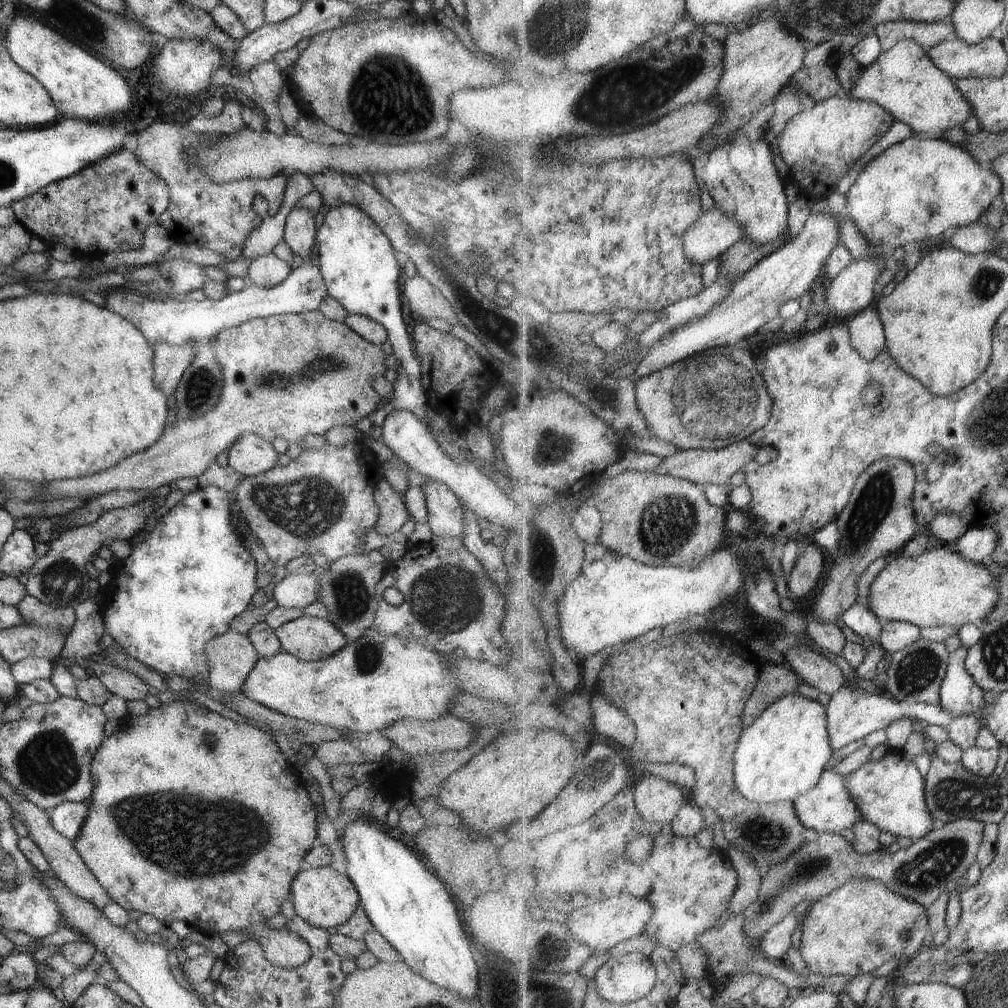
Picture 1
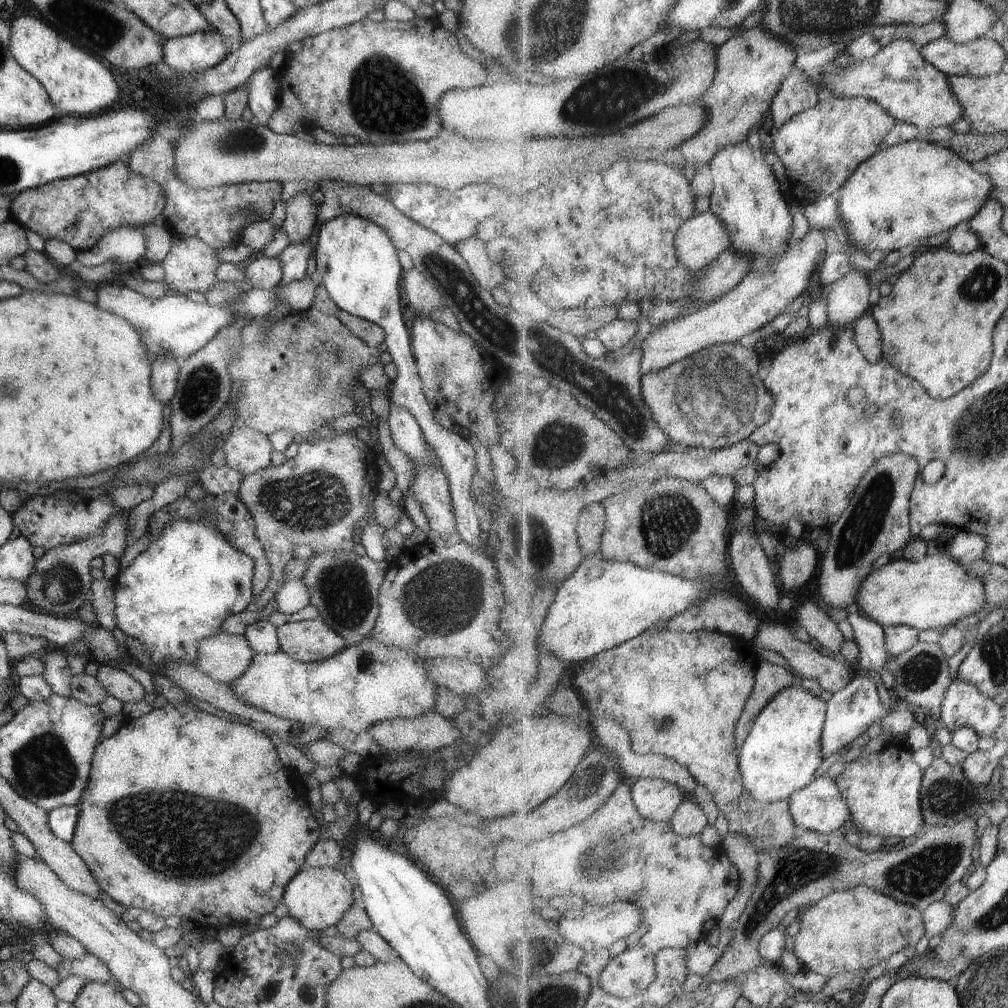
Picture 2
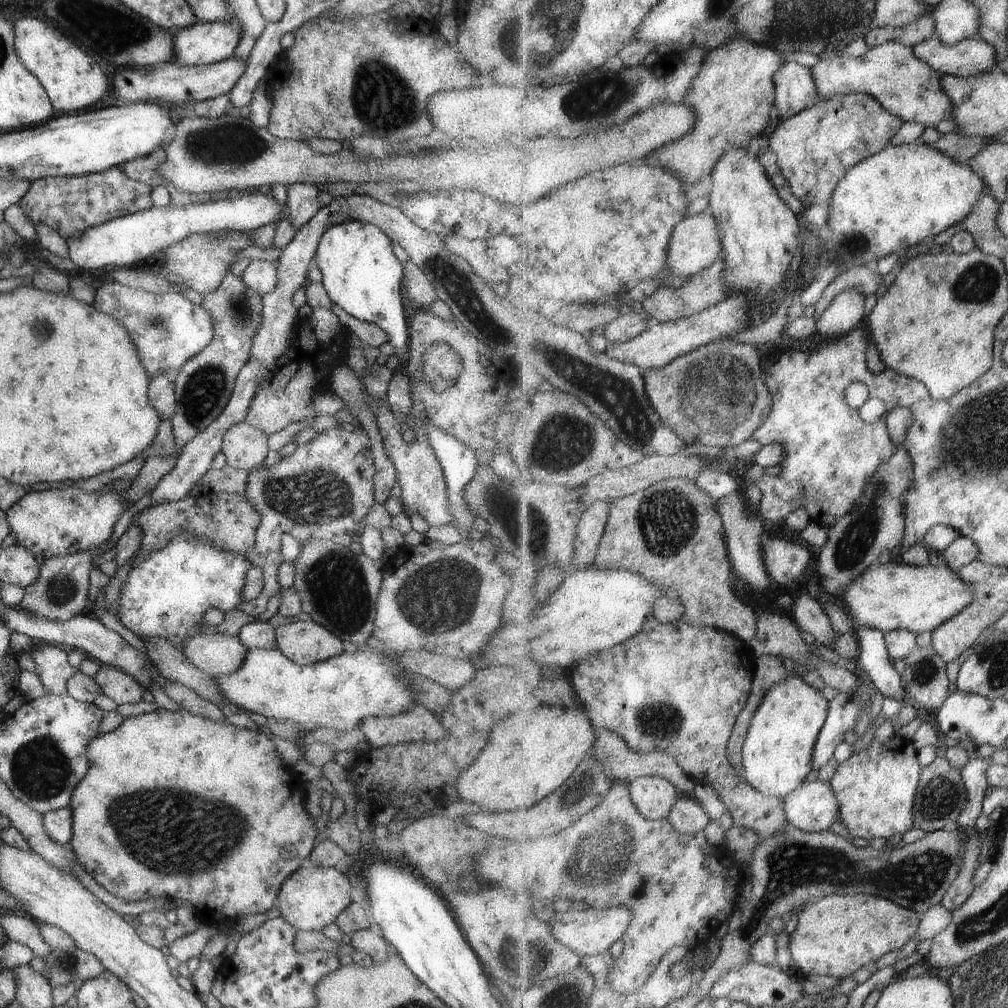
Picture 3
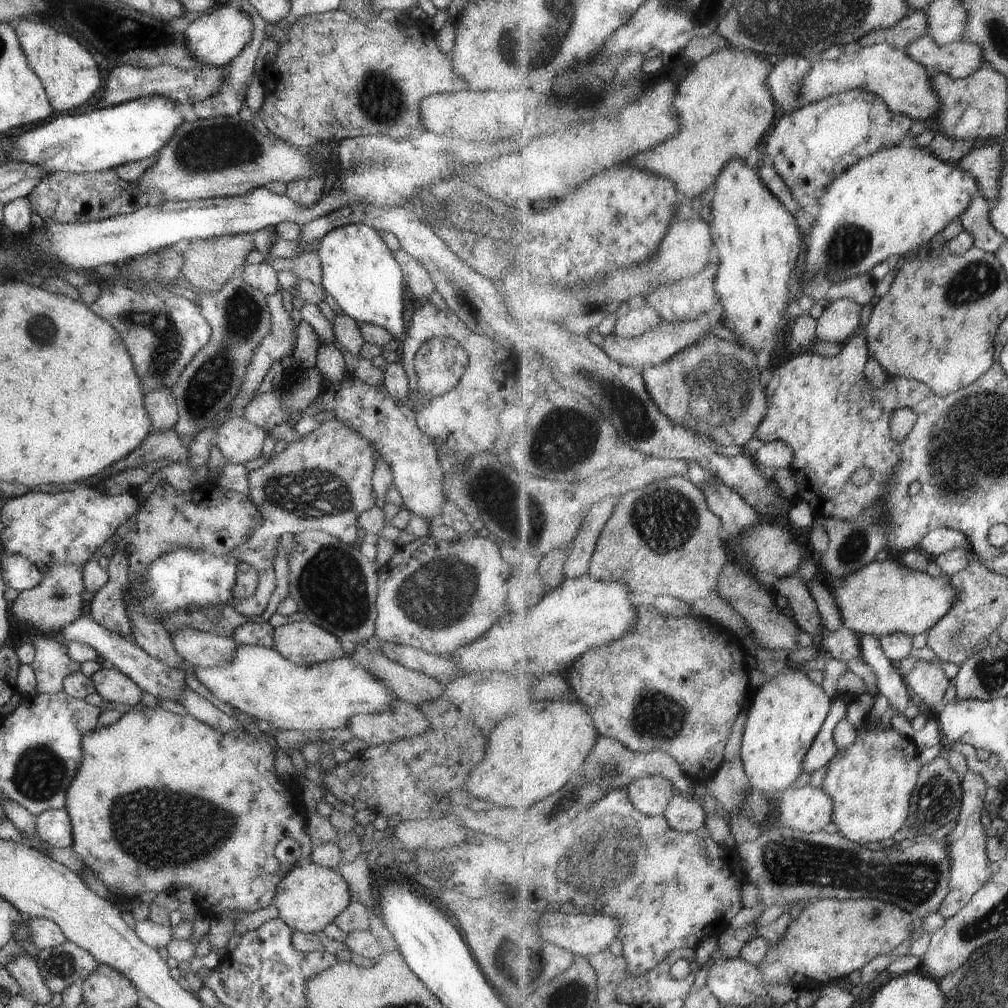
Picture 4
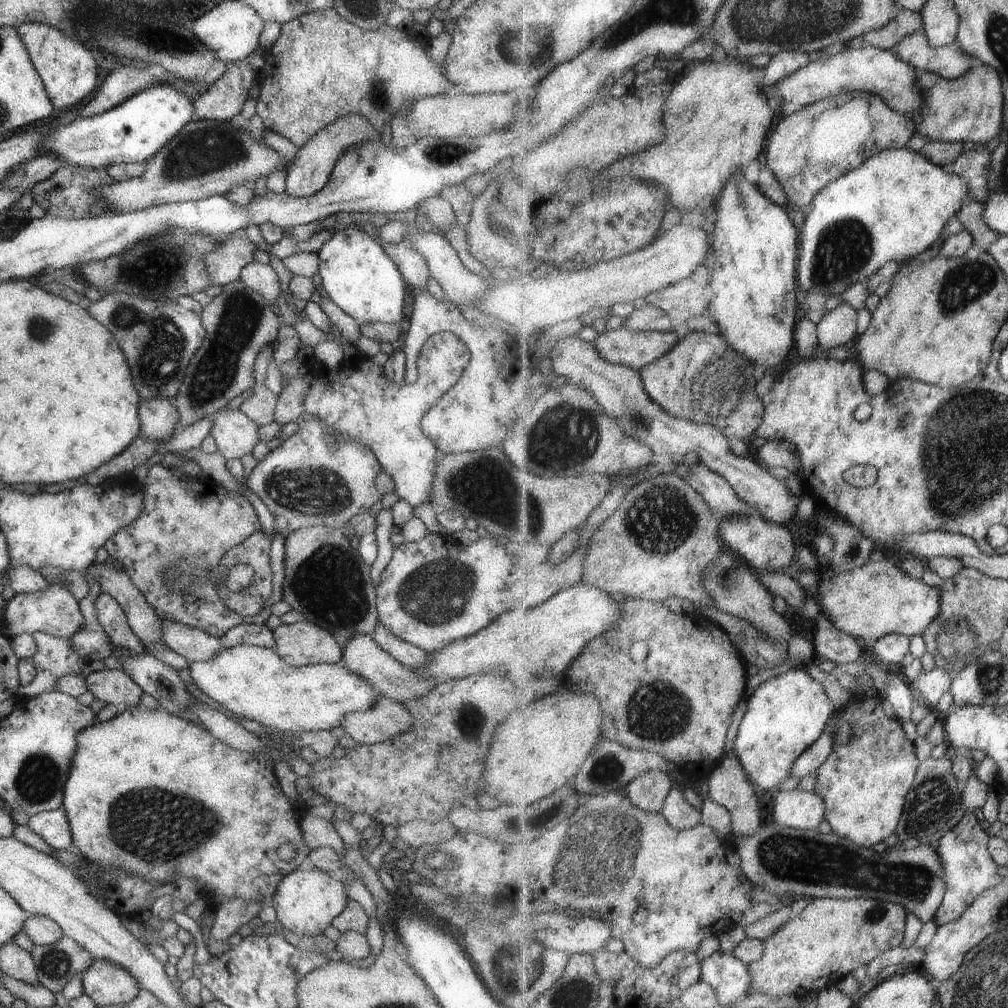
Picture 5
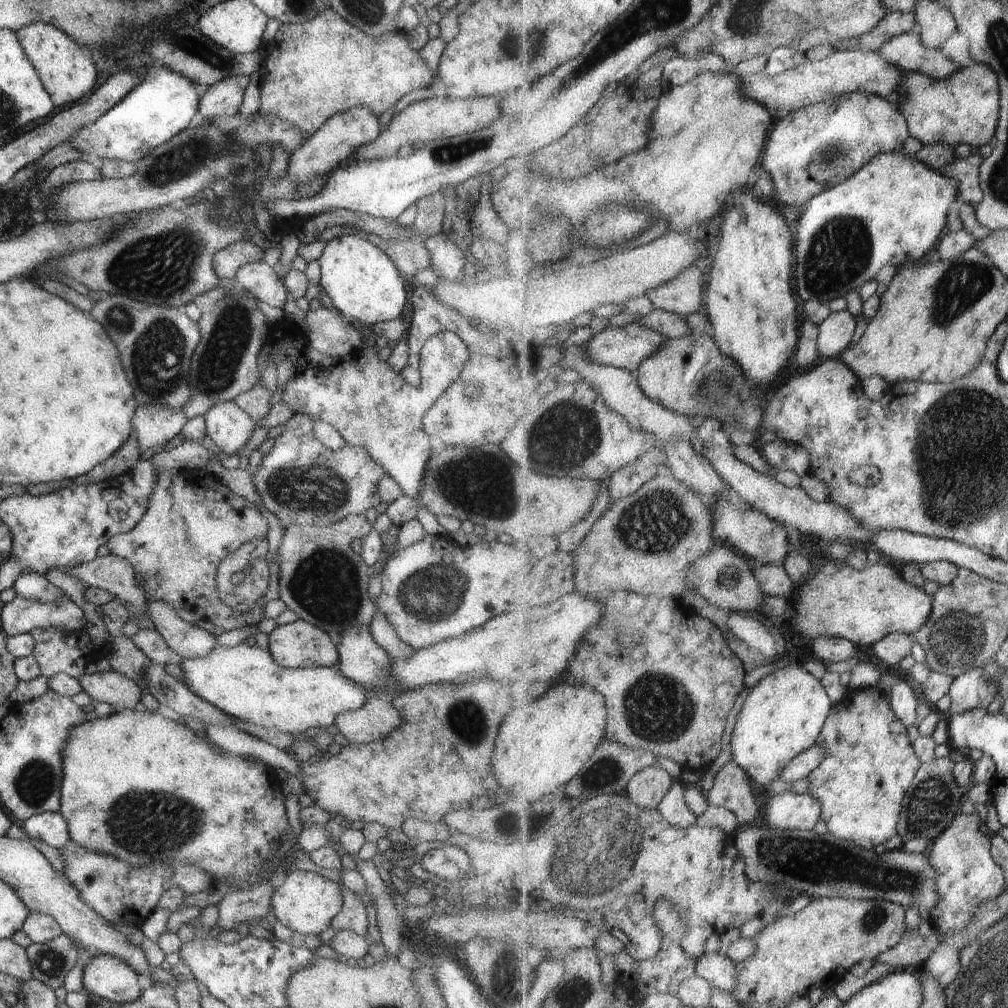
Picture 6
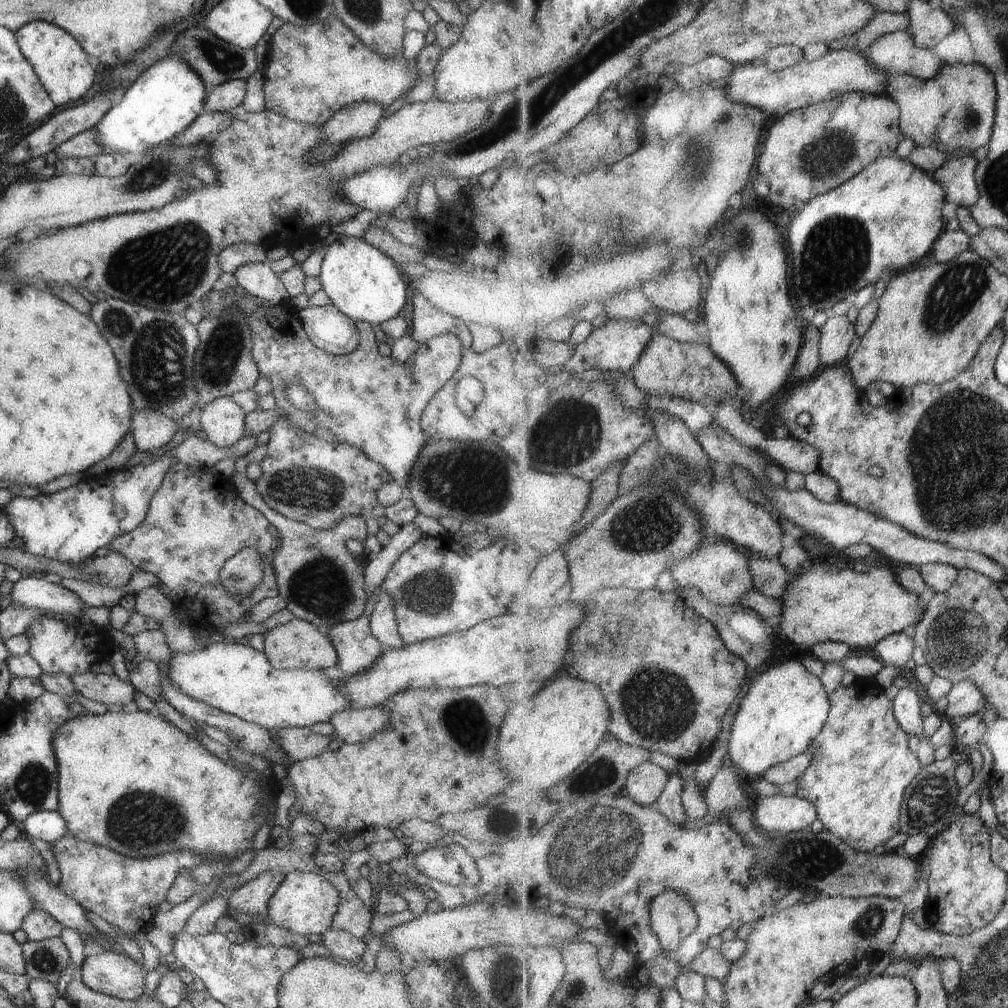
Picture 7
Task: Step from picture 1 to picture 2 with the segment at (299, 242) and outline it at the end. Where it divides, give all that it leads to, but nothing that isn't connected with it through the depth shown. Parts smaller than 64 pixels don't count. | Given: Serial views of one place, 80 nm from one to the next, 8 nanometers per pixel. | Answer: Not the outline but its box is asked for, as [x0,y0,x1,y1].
[281,191,319,243]

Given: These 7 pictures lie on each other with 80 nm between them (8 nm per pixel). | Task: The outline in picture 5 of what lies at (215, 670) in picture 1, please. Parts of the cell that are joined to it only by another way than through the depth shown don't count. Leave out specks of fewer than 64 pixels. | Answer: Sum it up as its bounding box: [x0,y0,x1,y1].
[159,620,222,663]

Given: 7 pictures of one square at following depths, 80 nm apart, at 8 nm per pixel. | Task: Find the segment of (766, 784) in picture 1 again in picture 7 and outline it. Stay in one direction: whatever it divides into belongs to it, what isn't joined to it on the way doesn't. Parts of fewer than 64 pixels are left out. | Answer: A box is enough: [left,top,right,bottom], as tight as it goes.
[728,658,831,778]

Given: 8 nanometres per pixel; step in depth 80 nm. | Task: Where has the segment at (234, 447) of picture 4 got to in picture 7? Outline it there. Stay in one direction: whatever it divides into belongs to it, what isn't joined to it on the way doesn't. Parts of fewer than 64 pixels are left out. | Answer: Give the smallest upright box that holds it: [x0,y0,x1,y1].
[200,397,245,448]

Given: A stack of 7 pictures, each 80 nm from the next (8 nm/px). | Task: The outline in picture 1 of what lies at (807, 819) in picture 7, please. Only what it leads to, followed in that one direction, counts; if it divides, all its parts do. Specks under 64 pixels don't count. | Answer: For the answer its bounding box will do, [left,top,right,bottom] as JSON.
[793,770,862,834]

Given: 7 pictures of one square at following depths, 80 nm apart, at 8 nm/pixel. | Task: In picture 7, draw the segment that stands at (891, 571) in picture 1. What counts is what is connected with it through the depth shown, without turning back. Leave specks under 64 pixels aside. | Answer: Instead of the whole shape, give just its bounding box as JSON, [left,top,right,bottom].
[773,563,925,653]

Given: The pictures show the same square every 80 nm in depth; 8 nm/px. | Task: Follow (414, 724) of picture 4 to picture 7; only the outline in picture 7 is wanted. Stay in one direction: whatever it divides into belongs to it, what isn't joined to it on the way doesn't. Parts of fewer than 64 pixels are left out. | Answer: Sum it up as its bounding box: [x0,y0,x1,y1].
[328,705,388,744]

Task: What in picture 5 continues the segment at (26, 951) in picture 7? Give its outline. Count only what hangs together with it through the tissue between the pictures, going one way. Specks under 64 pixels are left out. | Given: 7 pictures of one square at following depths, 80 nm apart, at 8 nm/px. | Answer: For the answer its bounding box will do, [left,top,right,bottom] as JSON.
[29,935,92,994]

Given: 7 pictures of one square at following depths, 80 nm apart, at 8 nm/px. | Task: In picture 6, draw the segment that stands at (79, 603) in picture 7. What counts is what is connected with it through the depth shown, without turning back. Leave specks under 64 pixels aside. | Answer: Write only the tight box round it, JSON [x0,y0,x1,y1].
[11,571,64,603]

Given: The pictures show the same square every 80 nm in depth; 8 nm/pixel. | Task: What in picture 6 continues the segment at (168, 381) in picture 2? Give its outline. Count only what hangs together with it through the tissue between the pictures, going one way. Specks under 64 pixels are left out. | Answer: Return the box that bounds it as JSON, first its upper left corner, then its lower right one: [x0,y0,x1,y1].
[131,402,187,450]

